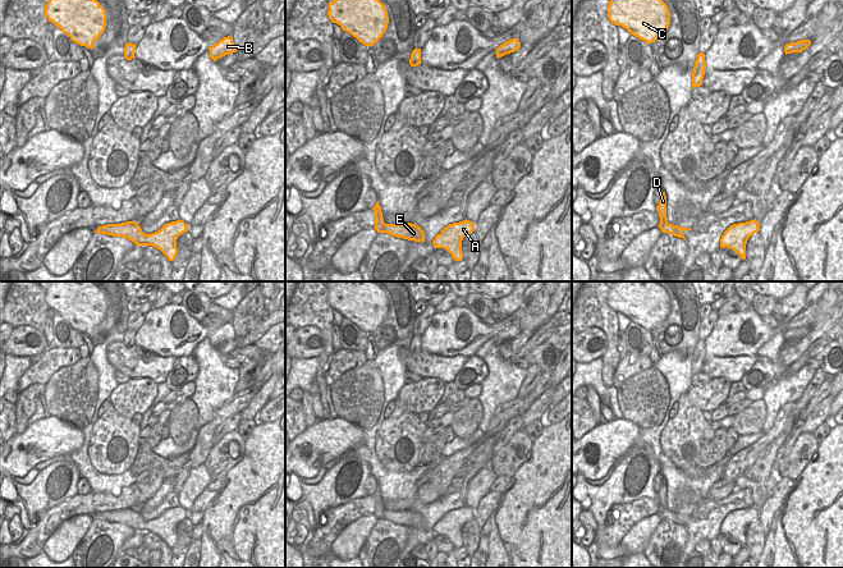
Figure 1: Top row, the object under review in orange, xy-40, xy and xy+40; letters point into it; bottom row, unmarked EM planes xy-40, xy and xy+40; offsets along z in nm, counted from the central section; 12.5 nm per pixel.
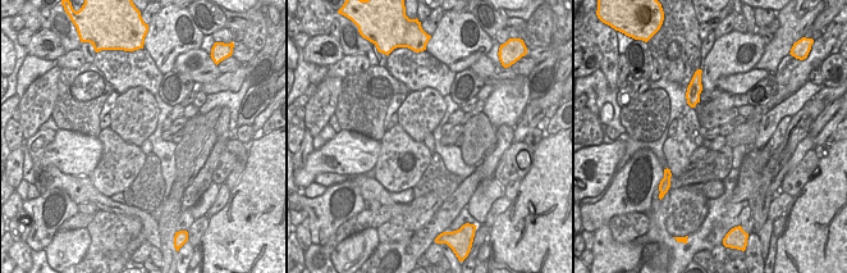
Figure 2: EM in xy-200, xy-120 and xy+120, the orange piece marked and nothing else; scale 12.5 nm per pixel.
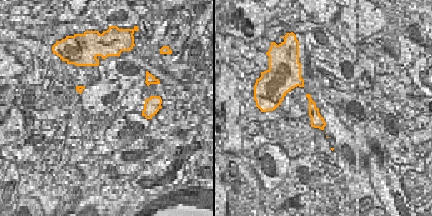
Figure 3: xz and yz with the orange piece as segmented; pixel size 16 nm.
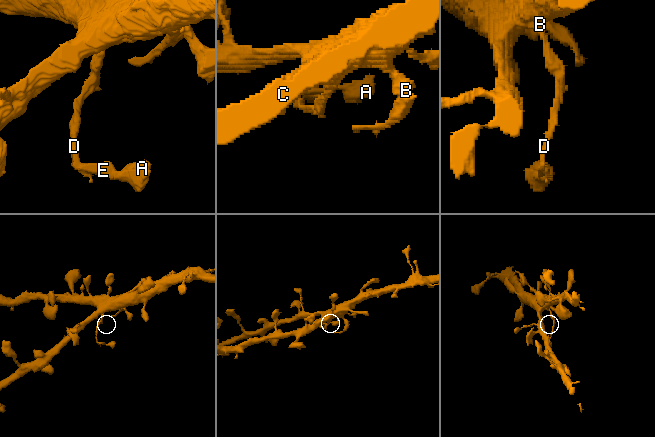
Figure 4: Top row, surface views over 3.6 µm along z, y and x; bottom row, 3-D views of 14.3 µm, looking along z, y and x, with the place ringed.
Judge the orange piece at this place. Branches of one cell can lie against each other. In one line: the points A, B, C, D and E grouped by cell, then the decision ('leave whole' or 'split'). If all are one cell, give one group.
A D E / B C | split

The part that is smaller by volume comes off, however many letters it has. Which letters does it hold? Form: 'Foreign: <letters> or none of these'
Foreign: A, D, E

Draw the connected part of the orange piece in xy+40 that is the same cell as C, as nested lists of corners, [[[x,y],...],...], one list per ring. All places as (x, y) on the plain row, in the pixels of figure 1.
[[[656,281],[609,283],[608,304],[631,321],[652,330],[670,311],[668,292]]]

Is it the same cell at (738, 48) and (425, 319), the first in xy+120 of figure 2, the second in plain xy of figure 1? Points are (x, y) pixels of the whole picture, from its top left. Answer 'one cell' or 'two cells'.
two cells

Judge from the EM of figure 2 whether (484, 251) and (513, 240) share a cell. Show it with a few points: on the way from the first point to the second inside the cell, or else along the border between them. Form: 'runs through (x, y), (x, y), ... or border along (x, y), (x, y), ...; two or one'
border along (486, 241), (489, 258); two

